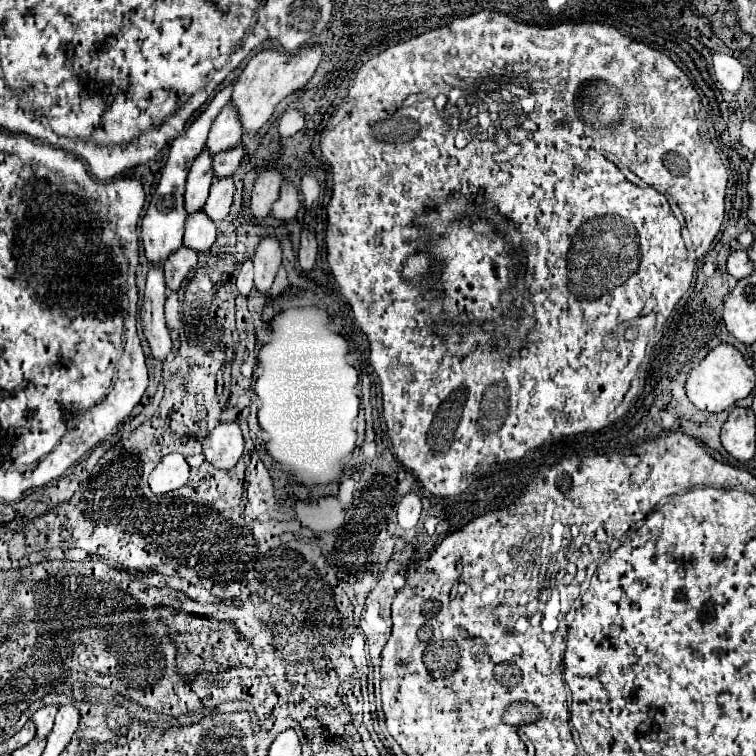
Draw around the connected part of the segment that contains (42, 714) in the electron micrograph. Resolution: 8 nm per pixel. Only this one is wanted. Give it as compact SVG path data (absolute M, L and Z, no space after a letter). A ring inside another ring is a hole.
M48 704L48 706L38 708L32 714L32 720L36 722L36 738L46 738L50 734L50 728L54 724L56 712L58 712L58 706L56 704Z

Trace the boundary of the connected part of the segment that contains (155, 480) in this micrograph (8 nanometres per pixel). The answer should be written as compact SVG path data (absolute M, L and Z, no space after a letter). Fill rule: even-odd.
M168 454L160 460L160 464L148 476L150 490L154 494L166 494L170 490L176 490L186 484L188 472L190 468L182 454Z

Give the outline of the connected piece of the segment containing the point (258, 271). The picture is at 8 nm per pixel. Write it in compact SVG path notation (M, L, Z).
M262 238L254 252L254 284L260 292L268 292L282 262L282 248L276 238Z

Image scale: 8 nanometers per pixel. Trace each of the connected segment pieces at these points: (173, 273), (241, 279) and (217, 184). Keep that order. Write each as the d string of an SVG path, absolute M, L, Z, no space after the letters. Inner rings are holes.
M180 246L176 252L172 252L164 260L162 268L166 274L168 290L178 290L182 286L188 272L196 266L196 260L198 260L198 252L192 248L186 248L186 246Z
M246 260L242 264L236 286L238 286L240 294L250 294L250 290L252 290L252 260Z
M230 176L214 180L210 196L208 196L208 200L206 200L202 210L208 212L208 216L214 222L222 222L228 216L228 212L230 212L234 192L236 192L236 184L234 184L234 180Z

